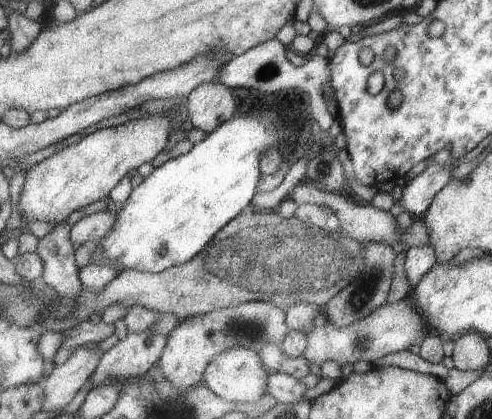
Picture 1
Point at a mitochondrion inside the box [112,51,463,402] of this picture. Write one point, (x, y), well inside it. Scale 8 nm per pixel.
(367, 288)

